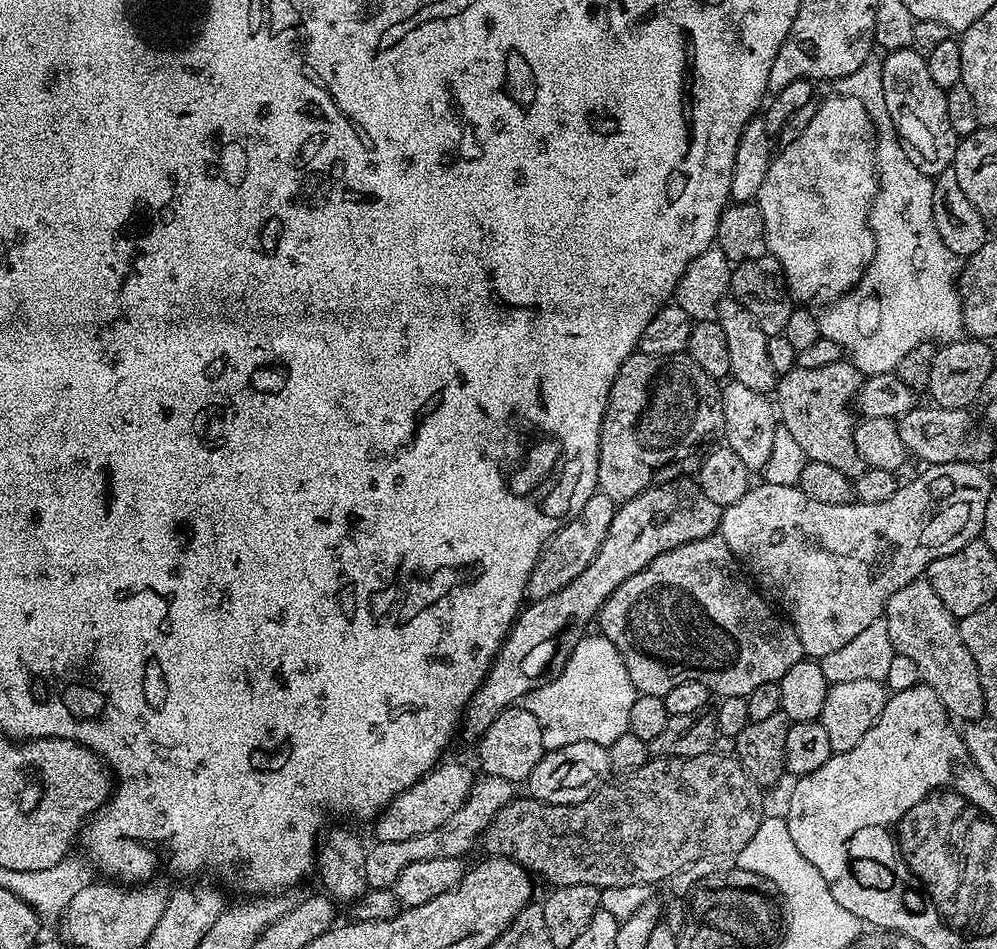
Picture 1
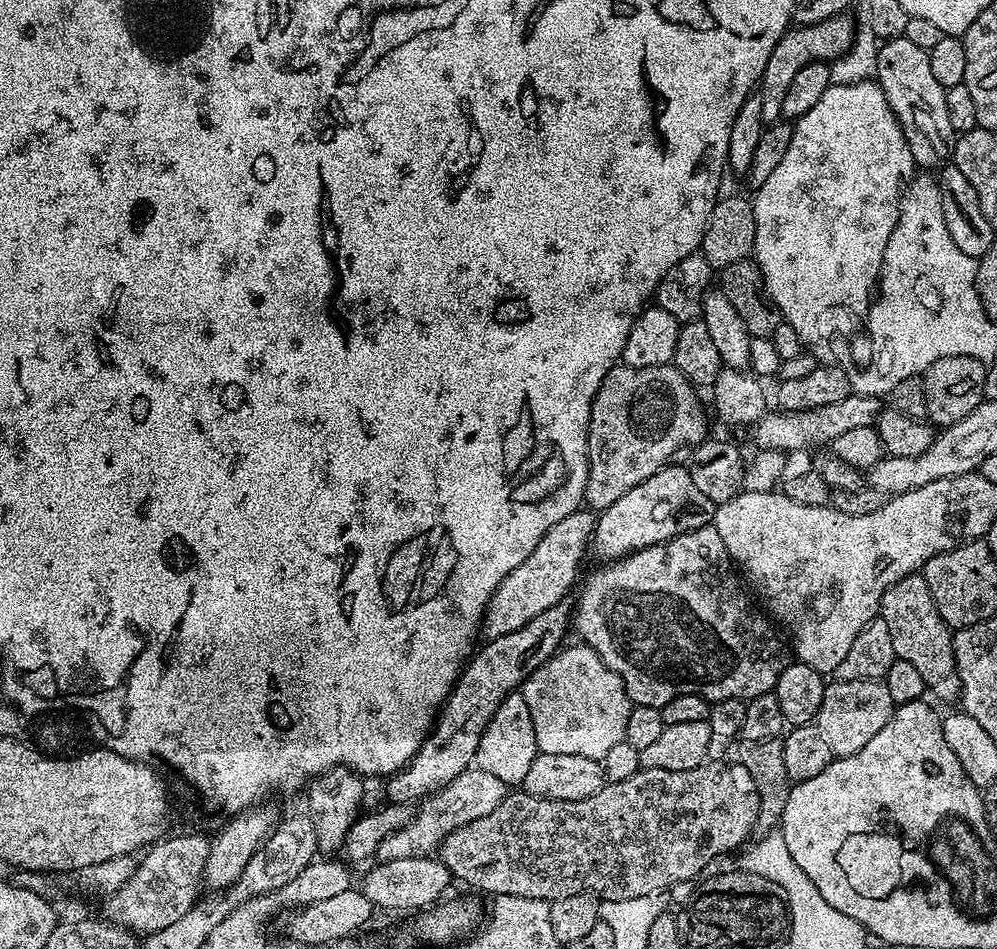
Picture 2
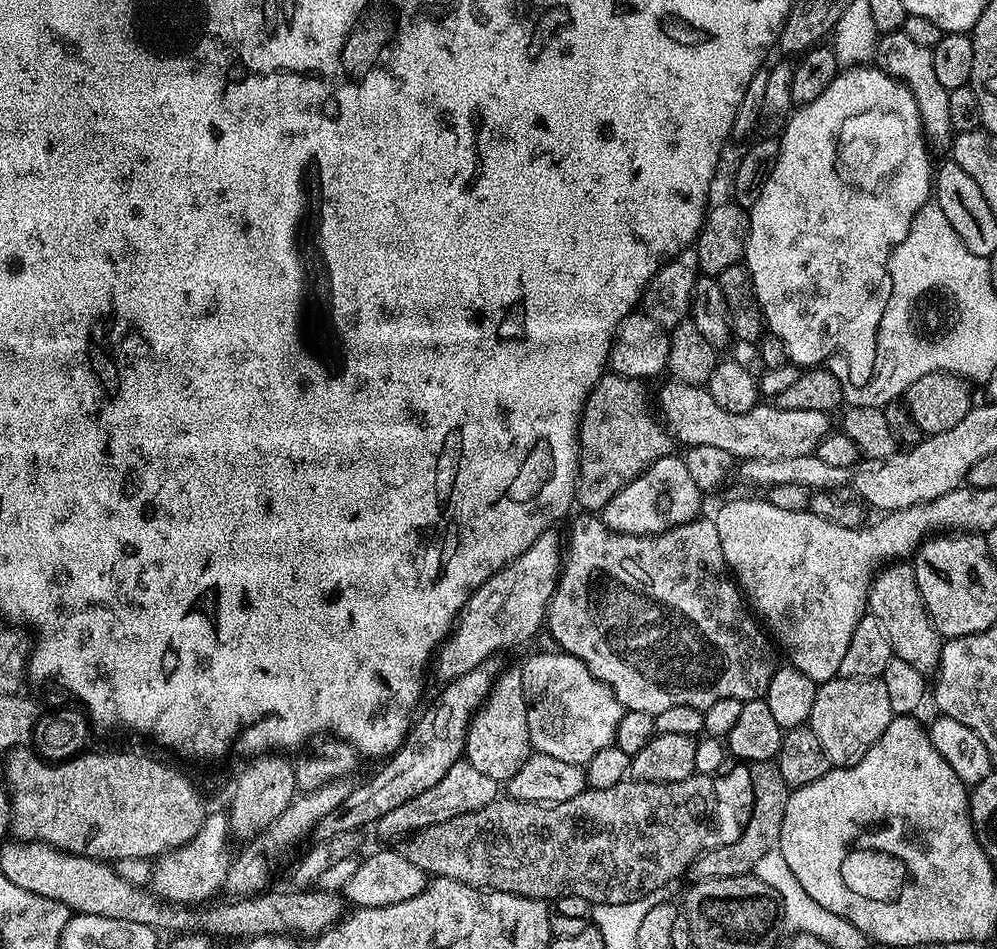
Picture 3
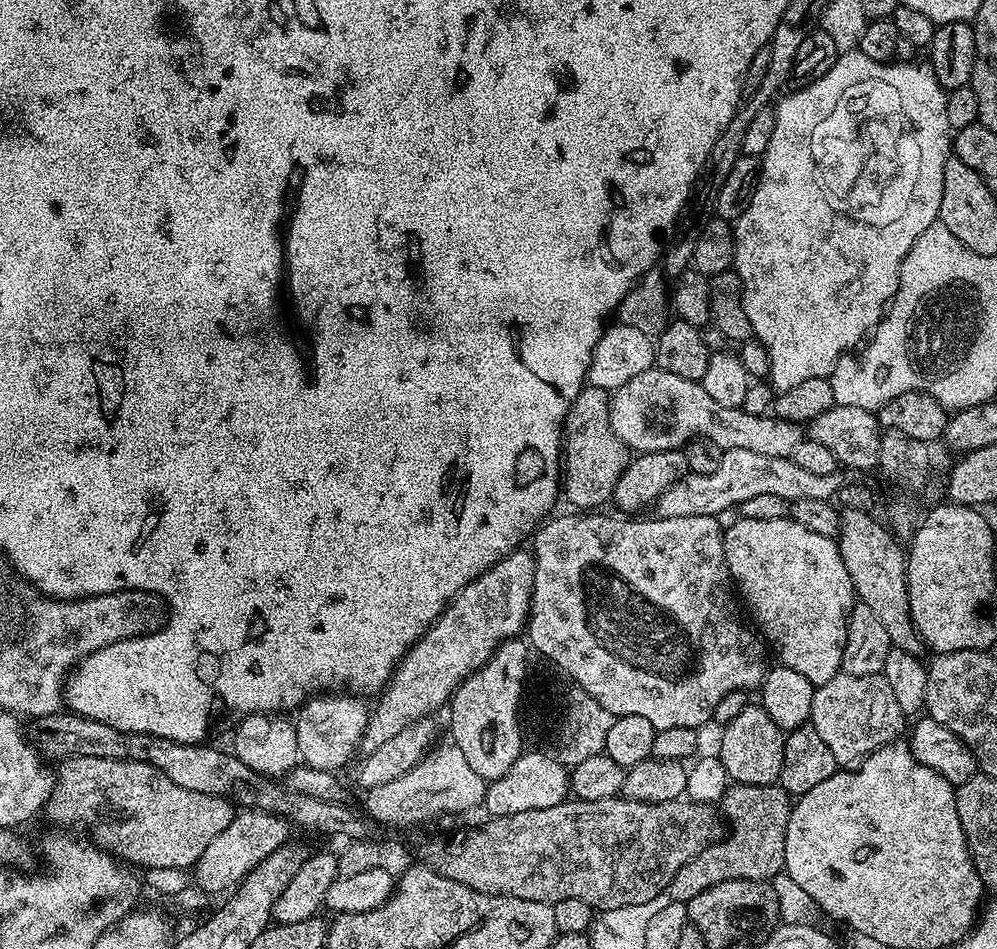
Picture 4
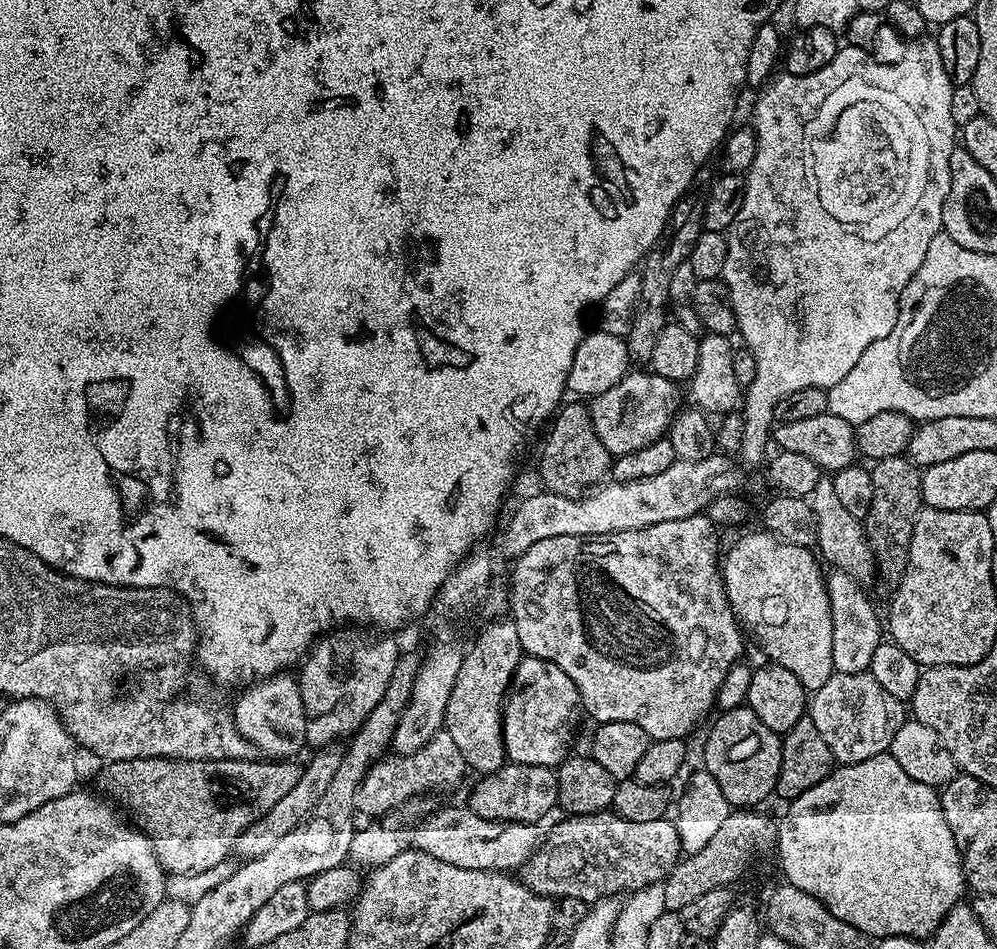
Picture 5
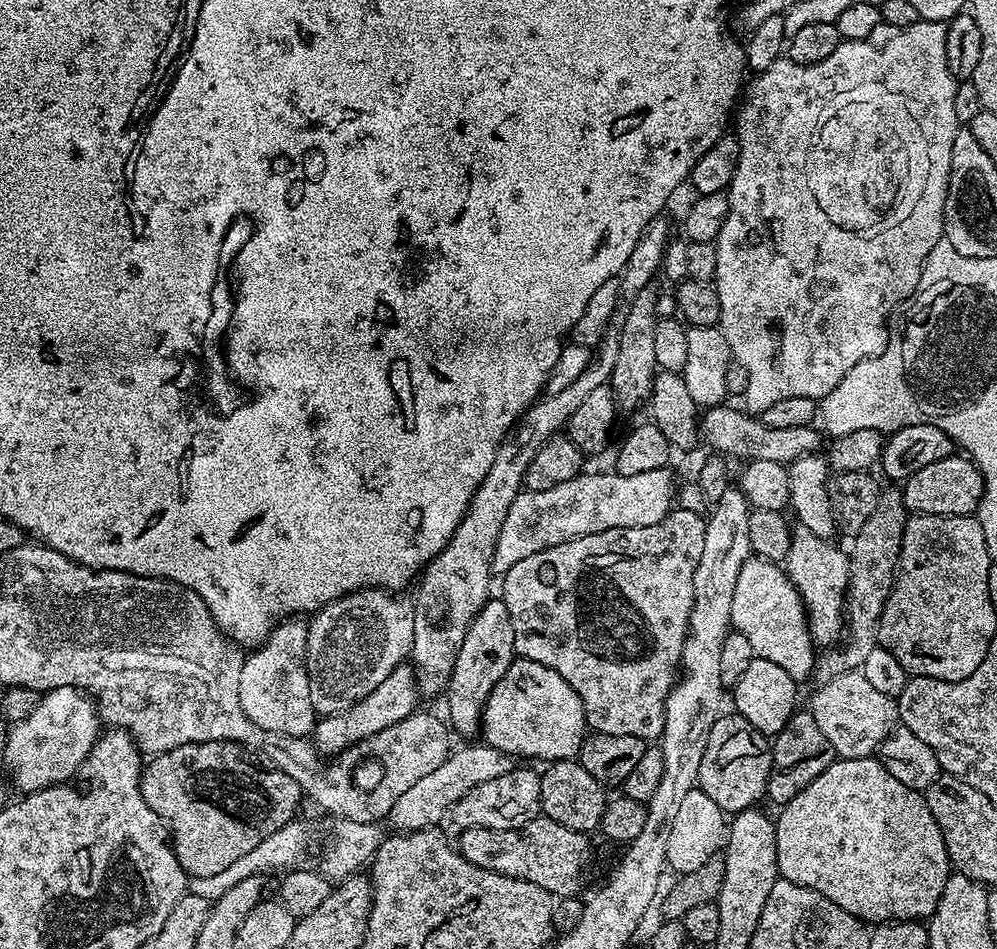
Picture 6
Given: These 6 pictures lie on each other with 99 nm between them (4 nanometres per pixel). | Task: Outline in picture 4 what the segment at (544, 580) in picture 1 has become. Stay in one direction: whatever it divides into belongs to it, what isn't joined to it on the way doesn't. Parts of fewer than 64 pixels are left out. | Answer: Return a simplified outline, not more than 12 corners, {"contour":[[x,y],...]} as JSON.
{"contour":[[536,561],[471,580],[392,671],[359,751],[436,714],[525,631]]}

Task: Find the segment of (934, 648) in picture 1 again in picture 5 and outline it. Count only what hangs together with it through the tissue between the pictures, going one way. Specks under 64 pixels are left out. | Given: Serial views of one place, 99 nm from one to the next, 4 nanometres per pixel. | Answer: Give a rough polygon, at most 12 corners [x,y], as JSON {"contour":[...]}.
{"contour":[[831,475],[810,503],[816,548],[868,586],[877,575],[861,517],[844,509]]}

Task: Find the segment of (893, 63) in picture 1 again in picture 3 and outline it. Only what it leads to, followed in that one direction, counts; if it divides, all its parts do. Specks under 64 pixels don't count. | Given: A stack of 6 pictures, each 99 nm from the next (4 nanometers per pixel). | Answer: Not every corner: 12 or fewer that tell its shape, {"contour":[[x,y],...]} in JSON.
{"contour":[[903,30],[876,41],[875,67],[907,84],[931,147],[954,139],[932,49]]}

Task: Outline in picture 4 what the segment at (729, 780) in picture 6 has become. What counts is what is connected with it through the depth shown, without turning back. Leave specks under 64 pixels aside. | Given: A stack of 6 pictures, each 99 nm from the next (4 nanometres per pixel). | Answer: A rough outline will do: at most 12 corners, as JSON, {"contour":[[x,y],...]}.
{"contour":[[756,702],[723,727],[731,781],[775,783],[785,733]]}

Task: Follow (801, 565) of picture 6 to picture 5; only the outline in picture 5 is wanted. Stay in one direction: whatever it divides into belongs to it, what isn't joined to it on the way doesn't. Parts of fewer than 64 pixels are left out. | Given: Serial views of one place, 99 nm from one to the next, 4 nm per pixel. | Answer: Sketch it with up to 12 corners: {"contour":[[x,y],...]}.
{"contour":[[827,573],[834,669],[869,671],[882,616],[859,580]]}

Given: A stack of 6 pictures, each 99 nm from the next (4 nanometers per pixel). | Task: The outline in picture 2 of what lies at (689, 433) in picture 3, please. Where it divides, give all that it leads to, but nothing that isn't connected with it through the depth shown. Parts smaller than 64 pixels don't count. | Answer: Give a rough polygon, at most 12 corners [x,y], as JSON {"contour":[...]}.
{"contour":[[849,394],[807,412],[765,414],[756,448],[791,454],[871,428],[879,396]]}

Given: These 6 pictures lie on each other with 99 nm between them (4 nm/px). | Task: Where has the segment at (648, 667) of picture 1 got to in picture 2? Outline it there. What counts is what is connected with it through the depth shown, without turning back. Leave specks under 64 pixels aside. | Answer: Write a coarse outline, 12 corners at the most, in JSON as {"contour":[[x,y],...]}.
{"contour":[[715,523],[583,577],[633,705],[747,702],[785,641]]}

